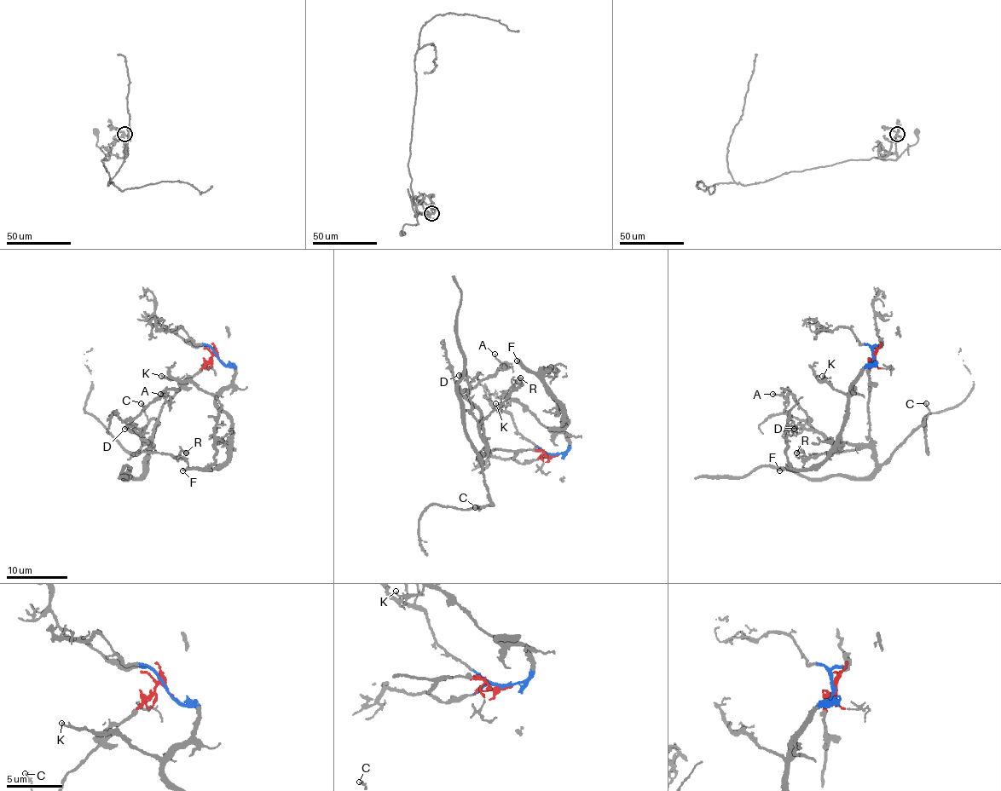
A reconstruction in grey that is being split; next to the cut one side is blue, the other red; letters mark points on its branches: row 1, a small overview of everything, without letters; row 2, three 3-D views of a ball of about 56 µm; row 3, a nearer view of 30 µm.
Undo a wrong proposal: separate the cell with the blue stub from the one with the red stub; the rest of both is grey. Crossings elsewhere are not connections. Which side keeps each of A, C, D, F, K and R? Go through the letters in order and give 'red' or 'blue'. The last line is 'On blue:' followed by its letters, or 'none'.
A: red
C: red
D: red
F: blue
K: blue
R: red
On blue: F, K

